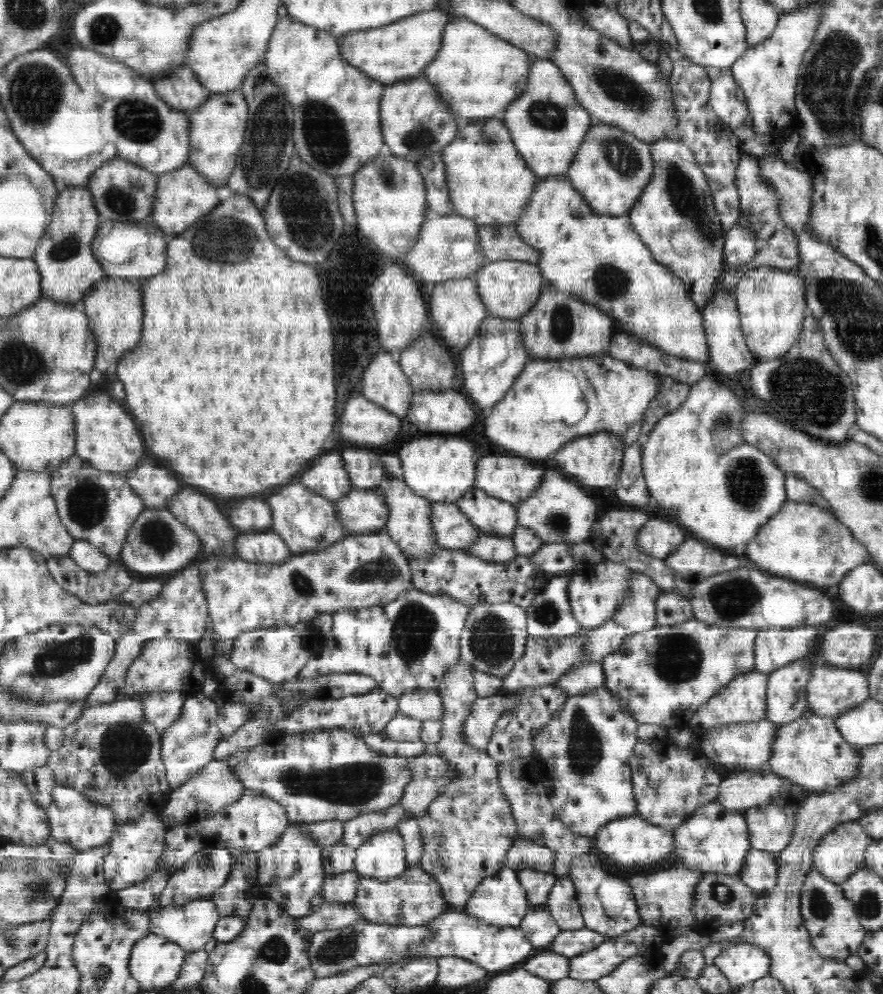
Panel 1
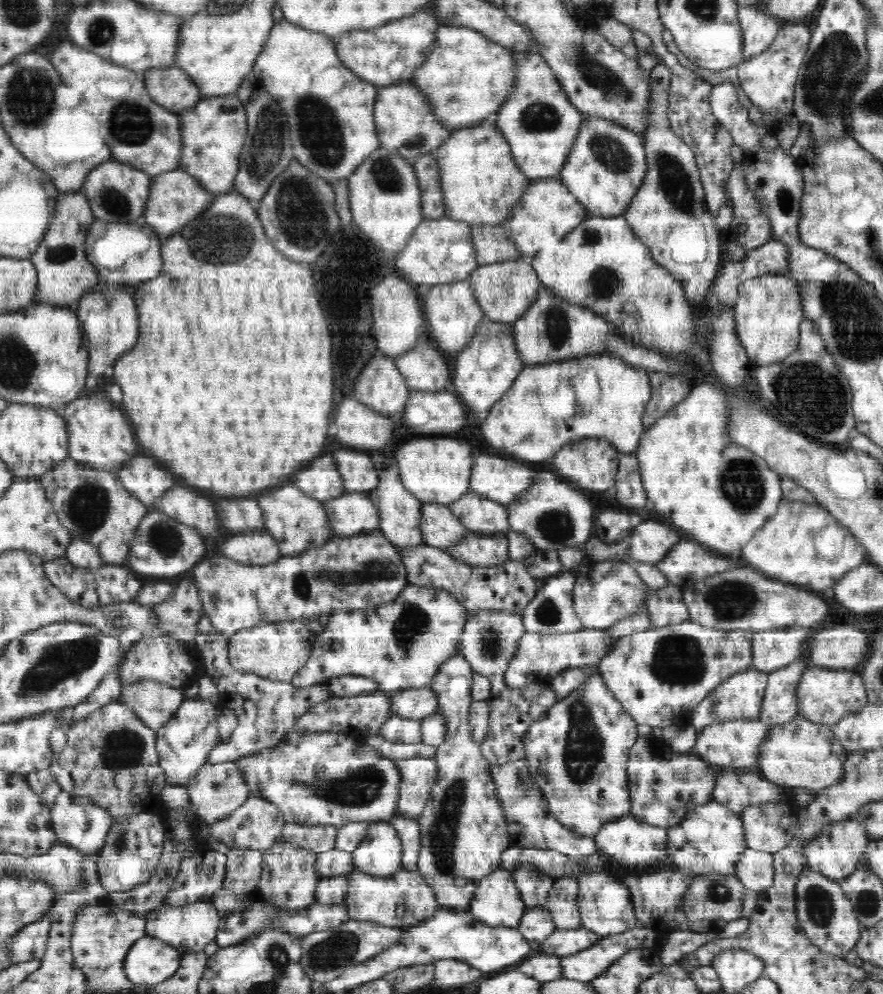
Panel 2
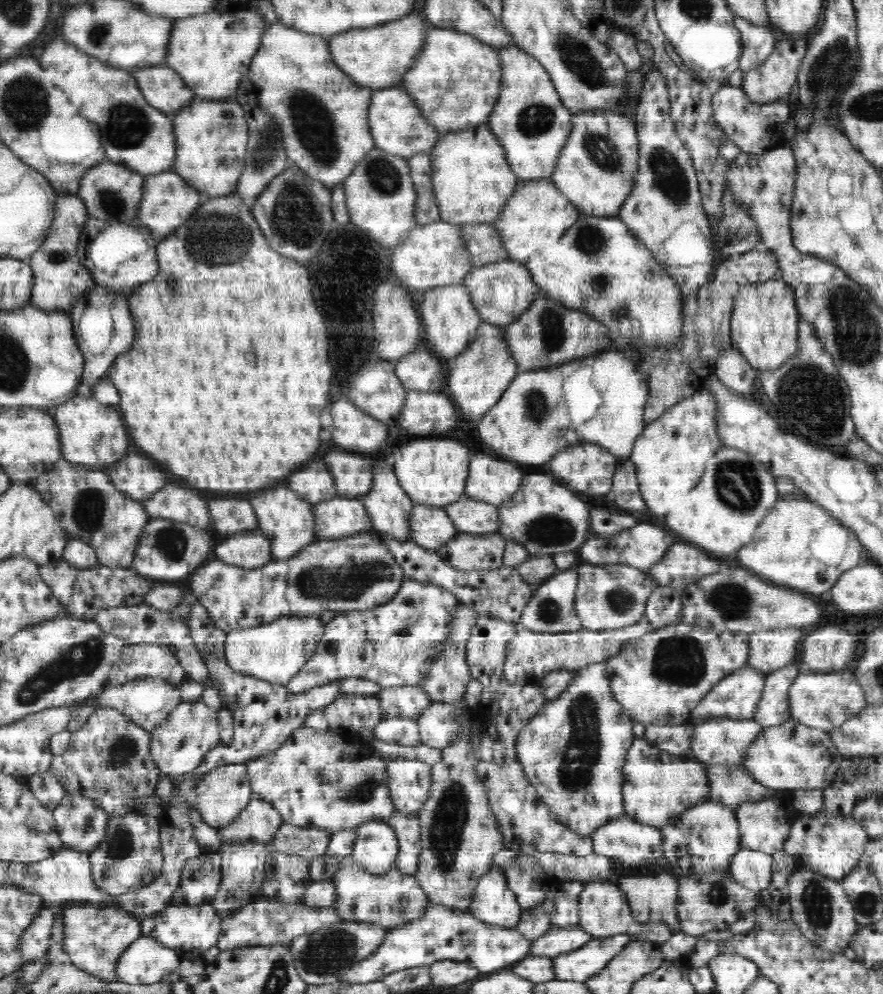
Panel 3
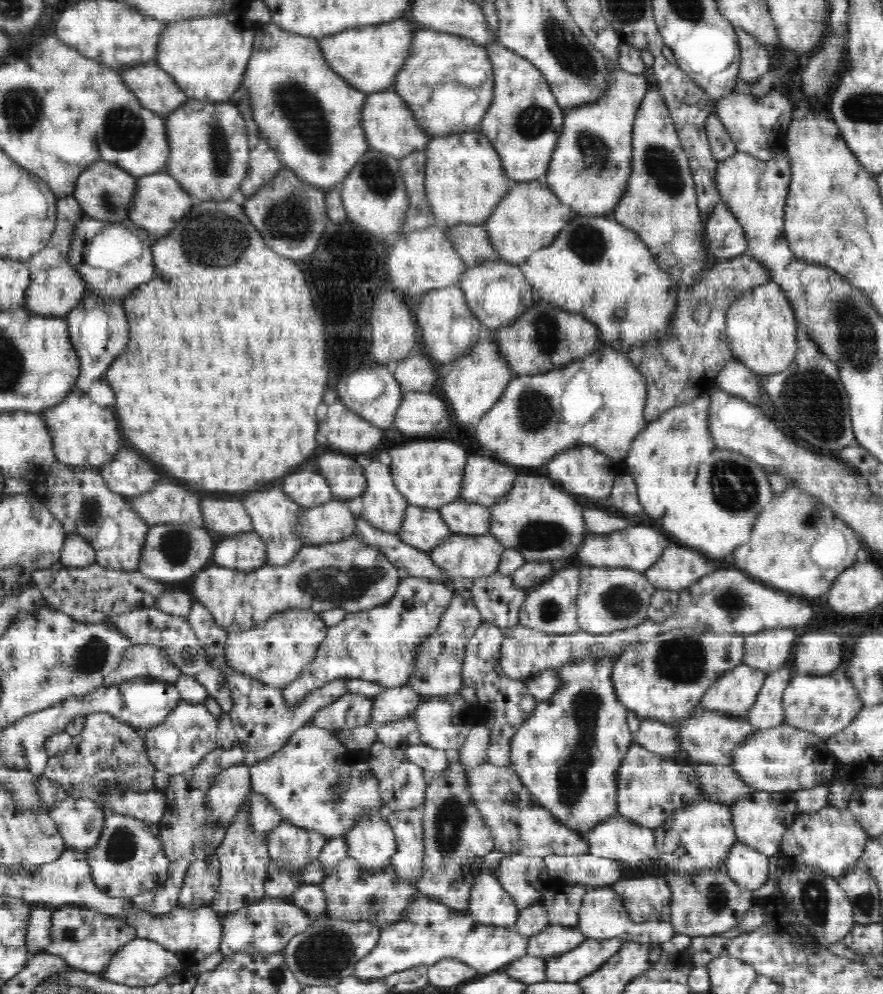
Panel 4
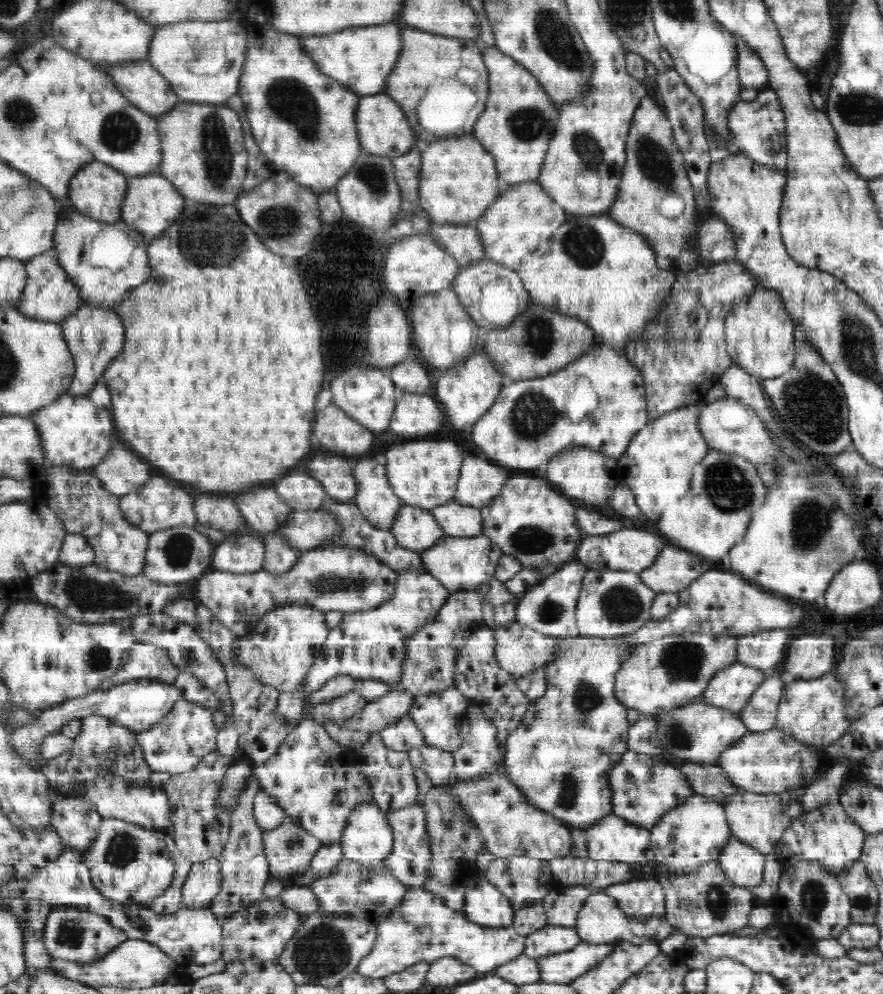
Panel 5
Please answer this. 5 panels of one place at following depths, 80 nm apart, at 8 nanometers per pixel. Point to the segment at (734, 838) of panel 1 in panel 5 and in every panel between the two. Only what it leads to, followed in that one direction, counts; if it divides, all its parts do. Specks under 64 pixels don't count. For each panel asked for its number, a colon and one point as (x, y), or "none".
2: (710, 839)
3: (704, 838)
4: (699, 836)
5: (693, 833)

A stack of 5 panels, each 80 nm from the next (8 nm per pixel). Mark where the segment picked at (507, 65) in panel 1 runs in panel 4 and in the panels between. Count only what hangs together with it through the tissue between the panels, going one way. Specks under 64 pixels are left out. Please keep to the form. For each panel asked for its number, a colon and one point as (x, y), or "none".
2: (466, 78)
3: (455, 80)
4: (440, 67)

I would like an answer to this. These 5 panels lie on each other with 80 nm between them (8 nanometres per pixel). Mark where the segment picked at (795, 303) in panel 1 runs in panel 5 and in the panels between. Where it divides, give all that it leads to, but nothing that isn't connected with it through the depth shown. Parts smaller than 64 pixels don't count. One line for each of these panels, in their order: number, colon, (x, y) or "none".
2: (768, 312)
3: (763, 326)
4: (761, 328)
5: (760, 336)

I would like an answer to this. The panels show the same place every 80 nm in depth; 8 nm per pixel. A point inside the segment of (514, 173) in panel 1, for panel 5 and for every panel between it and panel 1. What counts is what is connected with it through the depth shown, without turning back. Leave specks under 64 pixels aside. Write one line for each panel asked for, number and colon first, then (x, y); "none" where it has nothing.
2: (480, 182)
3: (472, 181)
4: (464, 181)
5: (458, 181)

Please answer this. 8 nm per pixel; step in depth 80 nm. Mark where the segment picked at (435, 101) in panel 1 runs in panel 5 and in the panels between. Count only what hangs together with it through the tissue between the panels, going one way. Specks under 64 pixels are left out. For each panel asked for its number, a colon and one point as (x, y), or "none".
2: (405, 125)
3: (396, 124)
4: (389, 126)
5: (383, 130)

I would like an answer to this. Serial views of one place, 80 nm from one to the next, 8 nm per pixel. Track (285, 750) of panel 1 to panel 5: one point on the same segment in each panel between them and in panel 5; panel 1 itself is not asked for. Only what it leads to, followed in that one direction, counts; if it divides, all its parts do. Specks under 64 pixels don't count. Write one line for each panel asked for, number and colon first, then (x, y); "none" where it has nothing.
2: (323, 778)
3: (316, 779)
4: (317, 784)
5: (318, 784)

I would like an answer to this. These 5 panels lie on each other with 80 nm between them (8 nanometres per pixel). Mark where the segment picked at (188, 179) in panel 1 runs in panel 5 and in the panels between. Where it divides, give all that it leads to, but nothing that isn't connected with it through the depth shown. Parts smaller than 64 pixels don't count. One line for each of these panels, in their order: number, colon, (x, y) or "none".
2: (175, 198)
3: (167, 200)
4: (159, 202)
5: (151, 204)

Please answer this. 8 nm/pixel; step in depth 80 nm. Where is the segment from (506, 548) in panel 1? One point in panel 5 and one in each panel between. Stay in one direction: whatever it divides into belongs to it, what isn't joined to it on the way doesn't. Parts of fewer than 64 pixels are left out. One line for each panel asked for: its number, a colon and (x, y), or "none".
2: (474, 549)
3: (465, 551)
4: (459, 556)
5: (460, 563)

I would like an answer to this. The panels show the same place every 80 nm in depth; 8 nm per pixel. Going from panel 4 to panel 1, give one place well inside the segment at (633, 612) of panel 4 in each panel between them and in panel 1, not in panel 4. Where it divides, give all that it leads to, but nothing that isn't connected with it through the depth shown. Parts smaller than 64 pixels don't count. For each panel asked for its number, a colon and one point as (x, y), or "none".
1: (594, 602)
2: (612, 592)
3: (609, 597)

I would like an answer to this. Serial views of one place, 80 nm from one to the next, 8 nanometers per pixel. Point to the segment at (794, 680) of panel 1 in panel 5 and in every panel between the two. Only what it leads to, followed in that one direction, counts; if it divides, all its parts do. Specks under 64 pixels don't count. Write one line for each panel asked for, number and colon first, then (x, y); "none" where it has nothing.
2: (780, 704)
3: (773, 709)
4: (767, 711)
5: (759, 714)

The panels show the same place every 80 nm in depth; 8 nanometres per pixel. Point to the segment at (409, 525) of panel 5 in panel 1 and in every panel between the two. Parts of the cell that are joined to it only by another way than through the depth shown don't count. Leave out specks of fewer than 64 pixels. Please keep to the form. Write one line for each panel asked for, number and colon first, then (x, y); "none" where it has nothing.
1: (452, 530)
2: (440, 527)
3: (430, 526)
4: (423, 528)

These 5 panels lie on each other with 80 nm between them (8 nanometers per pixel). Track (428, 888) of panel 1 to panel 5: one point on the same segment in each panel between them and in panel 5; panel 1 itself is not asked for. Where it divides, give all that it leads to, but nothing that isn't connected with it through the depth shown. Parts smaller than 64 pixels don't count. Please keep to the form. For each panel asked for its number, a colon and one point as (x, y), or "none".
2: (403, 900)
3: (391, 900)
4: (352, 894)
5: (350, 890)

